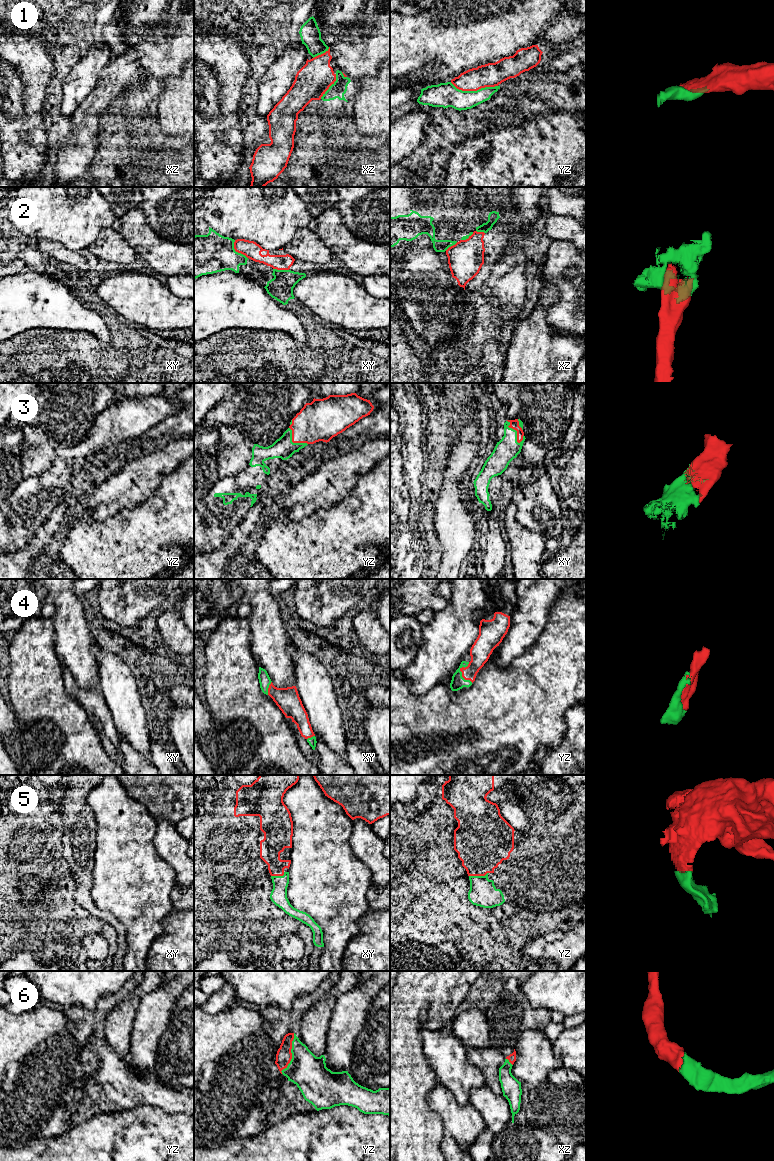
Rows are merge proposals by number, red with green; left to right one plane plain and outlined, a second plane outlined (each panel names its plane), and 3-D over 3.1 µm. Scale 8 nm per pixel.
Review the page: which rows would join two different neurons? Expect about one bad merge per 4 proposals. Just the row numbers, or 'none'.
1

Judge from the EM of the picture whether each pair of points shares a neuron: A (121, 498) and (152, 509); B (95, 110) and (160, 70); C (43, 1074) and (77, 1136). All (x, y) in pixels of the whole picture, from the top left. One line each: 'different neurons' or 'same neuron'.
A: different neurons
B: same neuron
C: different neurons

